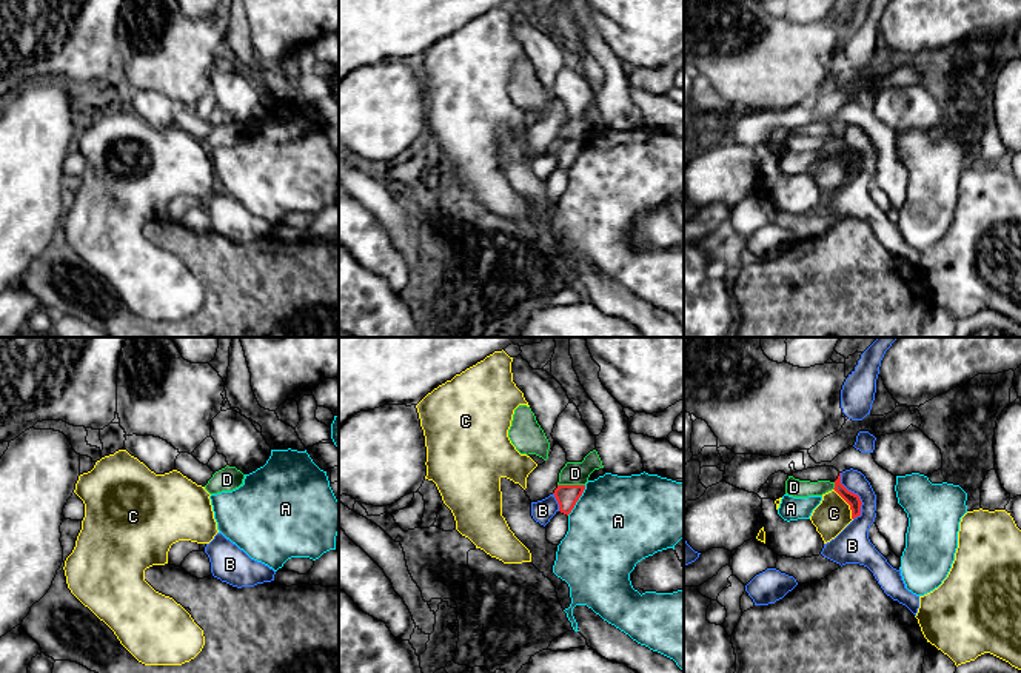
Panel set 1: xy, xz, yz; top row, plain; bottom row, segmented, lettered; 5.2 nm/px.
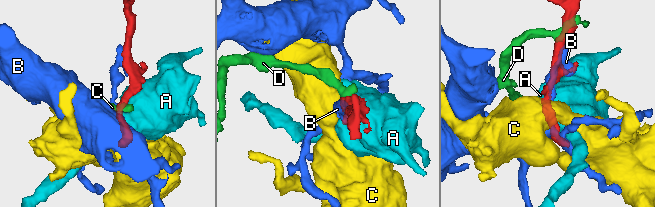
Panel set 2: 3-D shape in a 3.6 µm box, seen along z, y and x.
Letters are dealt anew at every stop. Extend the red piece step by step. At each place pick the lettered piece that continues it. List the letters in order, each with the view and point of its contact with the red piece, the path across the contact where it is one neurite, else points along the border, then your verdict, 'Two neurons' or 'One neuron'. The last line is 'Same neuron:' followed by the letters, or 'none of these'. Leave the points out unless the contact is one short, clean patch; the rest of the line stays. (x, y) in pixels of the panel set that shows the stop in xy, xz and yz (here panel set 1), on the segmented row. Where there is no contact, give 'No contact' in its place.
A: Touches red at xz (578, 499). Two neurons
B: Touches red at yz (856, 495). Two neurons
C: Touches red at yz (847, 502). Two neurons
D: Touches red at xz (572, 485). Boundary: xz (558, 484), (584, 485). Two neurons
Same neuron: none of these

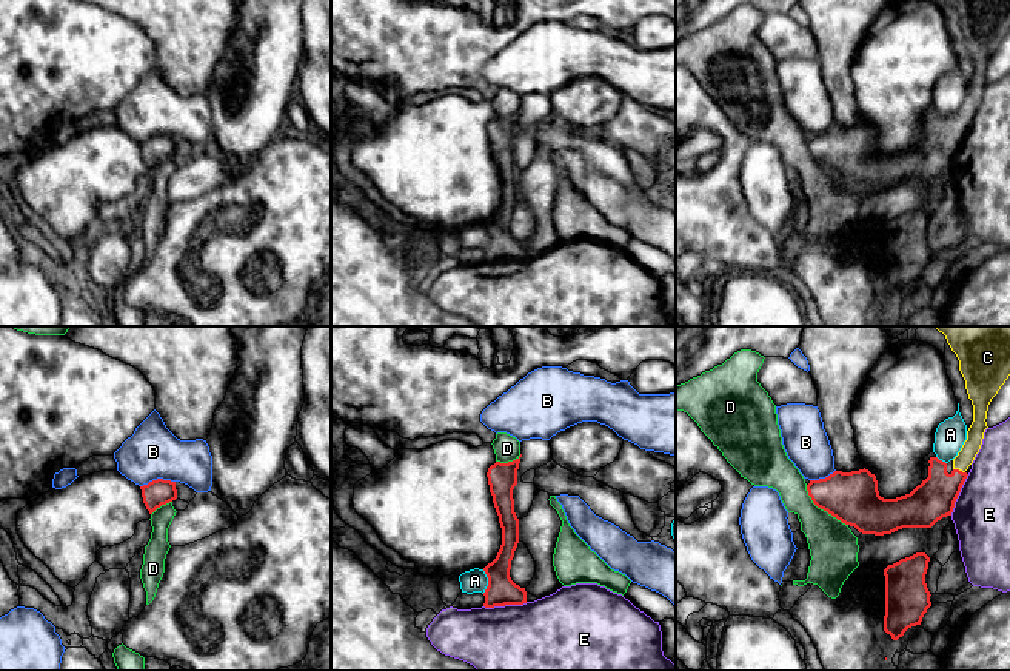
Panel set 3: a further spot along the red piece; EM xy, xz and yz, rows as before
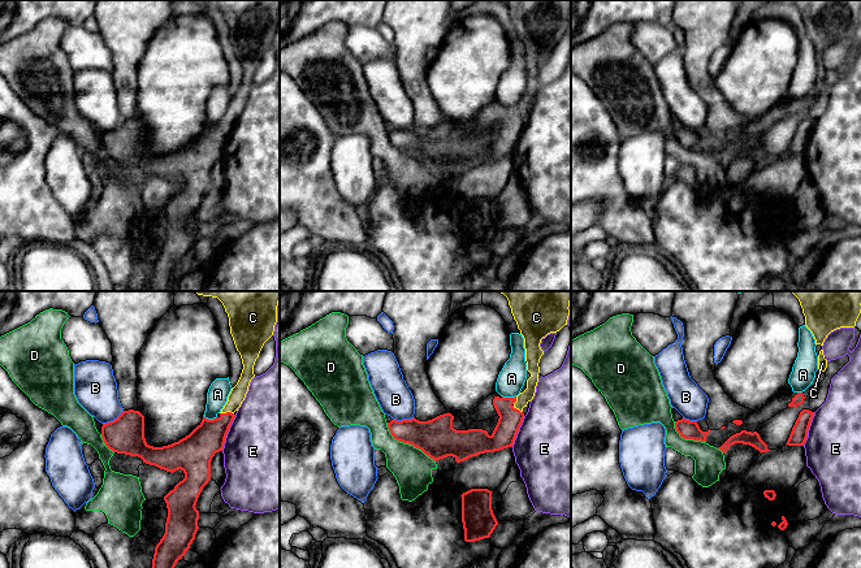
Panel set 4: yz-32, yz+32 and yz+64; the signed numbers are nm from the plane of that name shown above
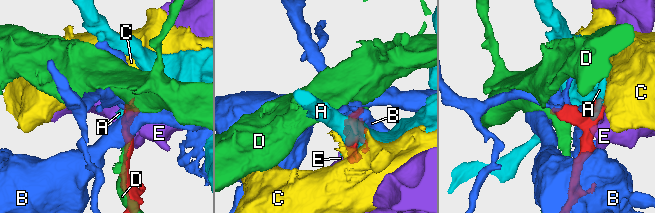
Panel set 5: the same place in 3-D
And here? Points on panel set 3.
A: Touches red at xz (488, 582). Boundary: xz (482, 570), (487, 577), (484, 593). Two neurons
B: Touches red at xy (157, 479). Boundary: xy (174, 480), (153, 479), (140, 487). Two neurons
C: Touches red at yz (958, 470). Path across: yz (933, 499), (958, 470), (975, 434). One neuron
D: Touches red at yz (822, 508). Two neurons
E: Touches red at xz (505, 604). Boundary: xz (527, 602), (484, 607). Two neurons
Same neuron: C

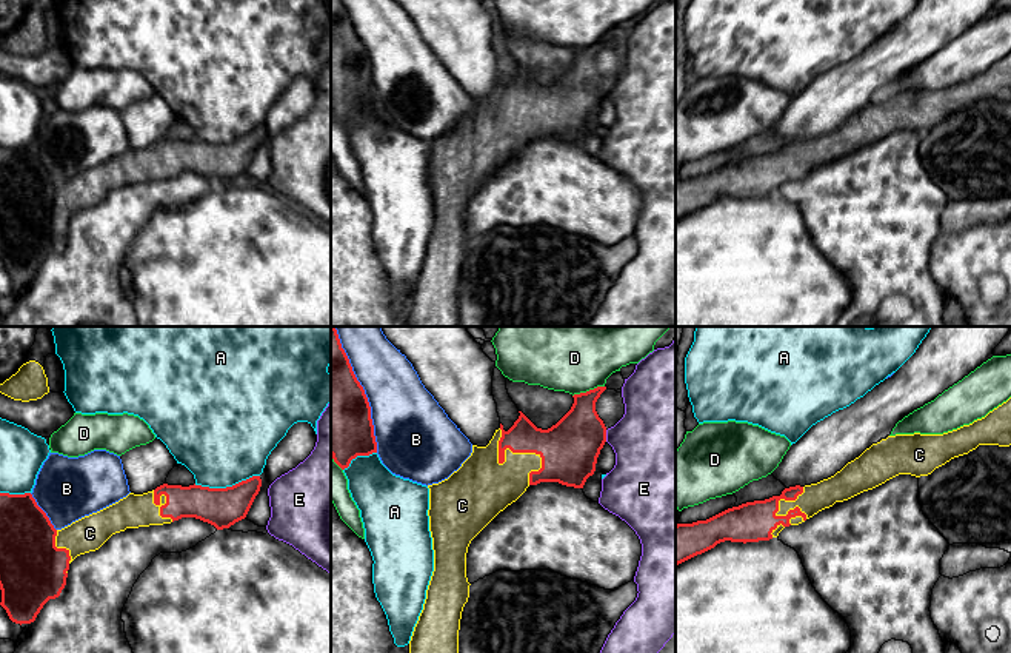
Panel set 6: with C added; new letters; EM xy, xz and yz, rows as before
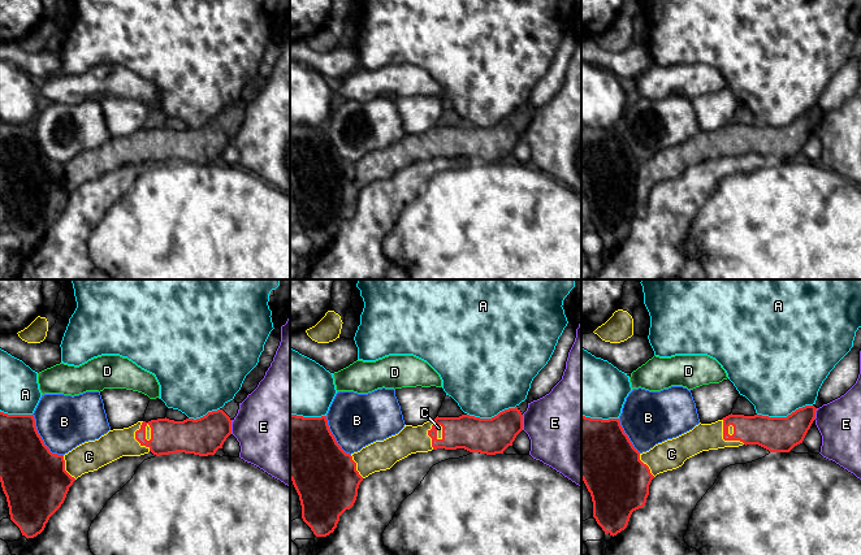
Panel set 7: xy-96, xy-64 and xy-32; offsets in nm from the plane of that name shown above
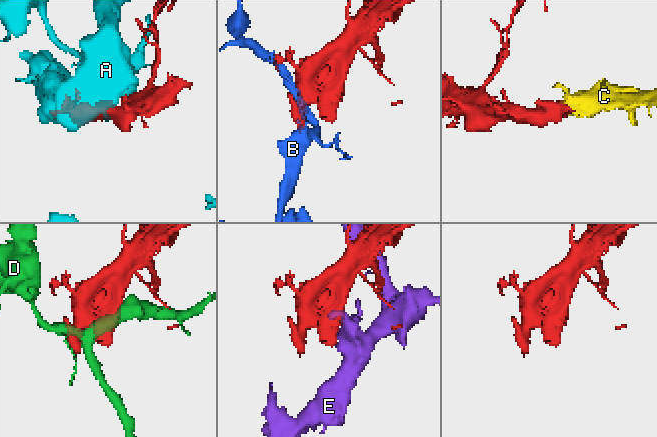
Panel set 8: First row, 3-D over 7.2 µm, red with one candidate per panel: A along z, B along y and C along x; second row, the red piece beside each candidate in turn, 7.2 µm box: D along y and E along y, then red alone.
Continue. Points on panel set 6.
A: Touches red at xy (226, 487). Two neurons
B: Touches red at xz (363, 390). Two neurons
C: Touches red at xz (514, 452). One neuron
D: Touches red at xz (590, 390). Two neurons
E: Touches red at xz (605, 436). Two neurons
Same neuron: C

